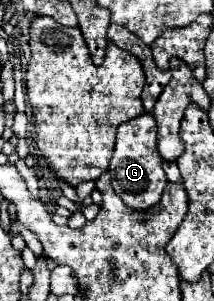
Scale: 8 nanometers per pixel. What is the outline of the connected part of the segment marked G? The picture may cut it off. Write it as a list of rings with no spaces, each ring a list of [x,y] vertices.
[[[141,114],[117,128],[117,144],[113,150],[109,174],[113,190],[129,208],[149,210],[161,200],[163,188],[167,186],[167,178],[161,164],[163,158],[157,152],[157,124],[151,114]]]

